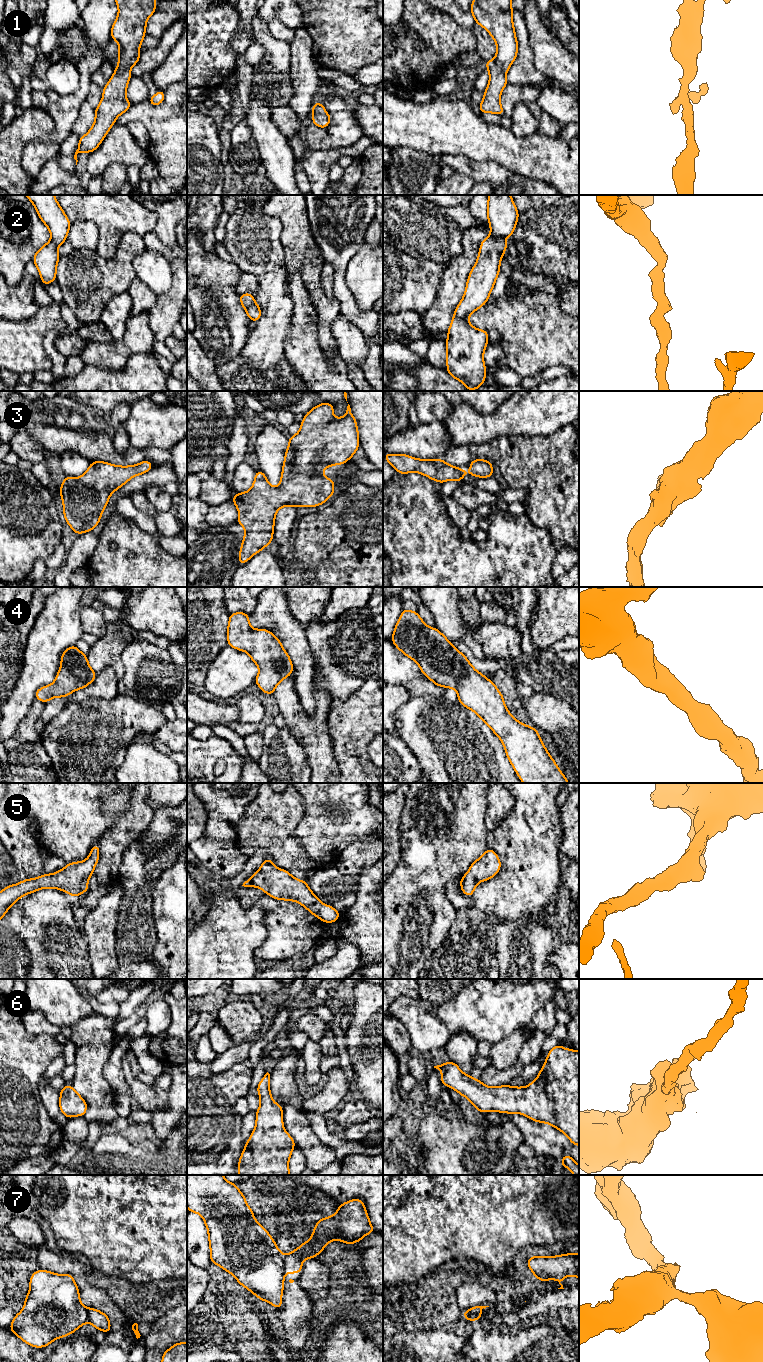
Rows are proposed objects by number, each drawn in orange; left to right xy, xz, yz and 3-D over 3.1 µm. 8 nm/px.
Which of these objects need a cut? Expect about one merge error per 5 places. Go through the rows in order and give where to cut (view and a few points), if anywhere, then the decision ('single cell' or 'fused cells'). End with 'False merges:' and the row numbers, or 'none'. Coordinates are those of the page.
1: no cut; single cell
2: no cut; single cell
3: no cut; single cell
4: no cut; single cell
5: no cut; single cell
6: no cut; single cell
7: cut in xz along (282, 1255), (284, 1272); fused cells
False merges: 7

